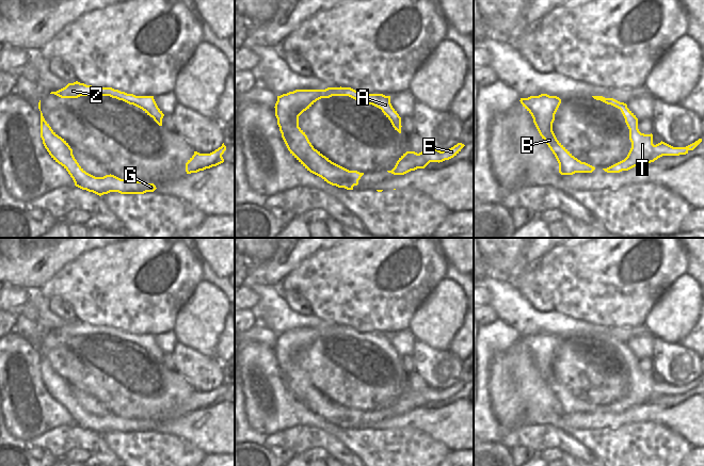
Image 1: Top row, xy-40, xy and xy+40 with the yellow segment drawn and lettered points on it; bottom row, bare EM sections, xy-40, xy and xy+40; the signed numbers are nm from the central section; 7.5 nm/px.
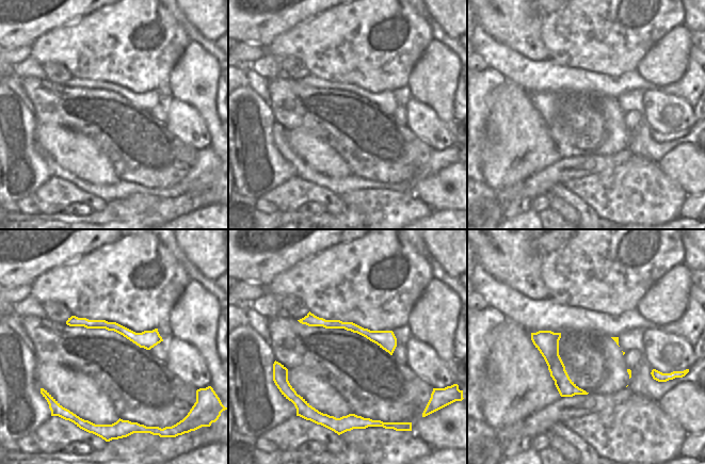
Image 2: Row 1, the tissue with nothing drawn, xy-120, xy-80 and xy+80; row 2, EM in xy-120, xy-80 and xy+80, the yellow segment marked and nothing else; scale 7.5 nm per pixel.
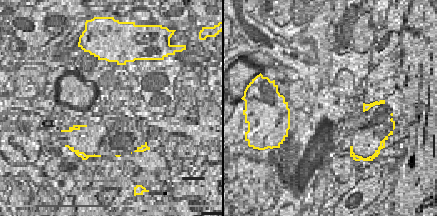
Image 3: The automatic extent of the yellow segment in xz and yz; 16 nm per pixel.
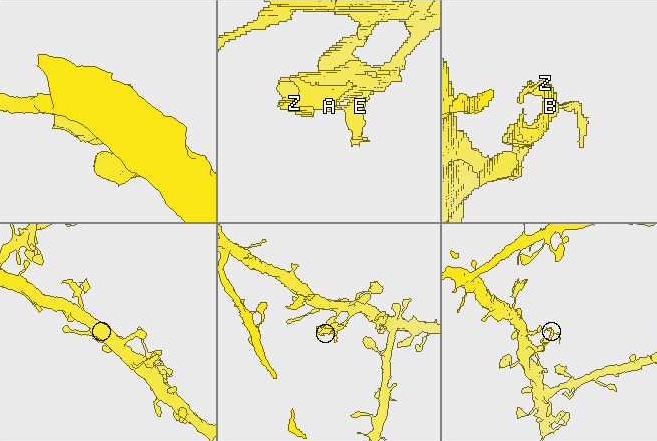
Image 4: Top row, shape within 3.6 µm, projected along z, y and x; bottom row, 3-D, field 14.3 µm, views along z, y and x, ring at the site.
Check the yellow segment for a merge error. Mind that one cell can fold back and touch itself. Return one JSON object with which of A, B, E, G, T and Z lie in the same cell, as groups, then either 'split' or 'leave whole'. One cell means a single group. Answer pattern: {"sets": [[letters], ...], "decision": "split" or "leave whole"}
{"sets": [["A", "B", "E", "G", "T", "Z"]], "decision": "leave whole"}

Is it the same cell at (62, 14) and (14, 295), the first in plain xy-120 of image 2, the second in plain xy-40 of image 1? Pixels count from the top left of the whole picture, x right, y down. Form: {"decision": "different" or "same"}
{"decision": "different"}

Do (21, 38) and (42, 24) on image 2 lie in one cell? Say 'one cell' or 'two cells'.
one cell

